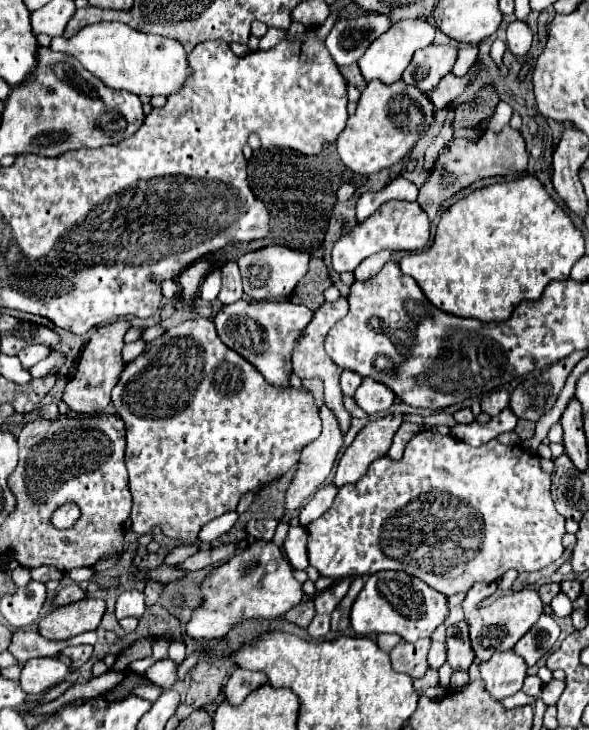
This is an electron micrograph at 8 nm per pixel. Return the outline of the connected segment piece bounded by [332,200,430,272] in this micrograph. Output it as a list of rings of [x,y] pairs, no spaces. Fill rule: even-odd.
[[[392,200],[382,204],[376,214],[372,214],[368,220],[358,224],[354,230],[340,236],[340,240],[334,244],[332,250],[332,266],[336,272],[352,272],[356,266],[380,252],[380,250],[422,250],[430,240],[430,220],[424,214],[424,210],[418,206],[418,202],[404,202],[404,200]]]

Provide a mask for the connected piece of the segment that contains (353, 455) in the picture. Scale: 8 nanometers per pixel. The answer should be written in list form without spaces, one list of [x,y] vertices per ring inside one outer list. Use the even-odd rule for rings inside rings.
[[[388,414],[384,418],[378,418],[374,422],[368,422],[352,442],[352,446],[344,452],[344,456],[338,462],[334,482],[338,488],[350,482],[356,482],[366,474],[366,466],[374,462],[380,456],[386,456],[390,450],[392,438],[396,430],[402,424],[404,414]]]

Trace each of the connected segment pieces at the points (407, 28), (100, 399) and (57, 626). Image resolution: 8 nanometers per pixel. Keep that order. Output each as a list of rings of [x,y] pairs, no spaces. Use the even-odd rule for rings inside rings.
[[[402,20],[402,22],[396,22],[386,34],[378,36],[366,50],[366,54],[358,60],[358,66],[360,66],[360,72],[362,76],[370,82],[374,78],[386,82],[386,84],[394,84],[400,80],[402,72],[406,70],[406,66],[410,64],[412,60],[412,54],[418,50],[418,48],[426,48],[434,42],[434,34],[436,34],[436,28],[428,22],[428,20]]]
[[[118,320],[108,326],[96,328],[92,332],[90,342],[80,354],[78,366],[74,376],[68,380],[62,400],[70,406],[70,410],[78,414],[98,414],[110,404],[110,392],[118,384],[120,374],[124,370],[124,360],[122,360],[122,348],[124,348],[124,334],[128,332],[132,324],[128,320]]]
[[[86,596],[78,602],[60,606],[48,616],[40,618],[38,632],[48,640],[68,640],[88,630],[96,630],[106,610],[102,598]]]

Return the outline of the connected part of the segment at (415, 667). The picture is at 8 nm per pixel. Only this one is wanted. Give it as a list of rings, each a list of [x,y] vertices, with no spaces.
[[[422,638],[418,642],[400,640],[400,644],[390,652],[392,666],[396,672],[408,674],[410,678],[422,678],[428,670],[426,654],[430,650],[430,638]]]

